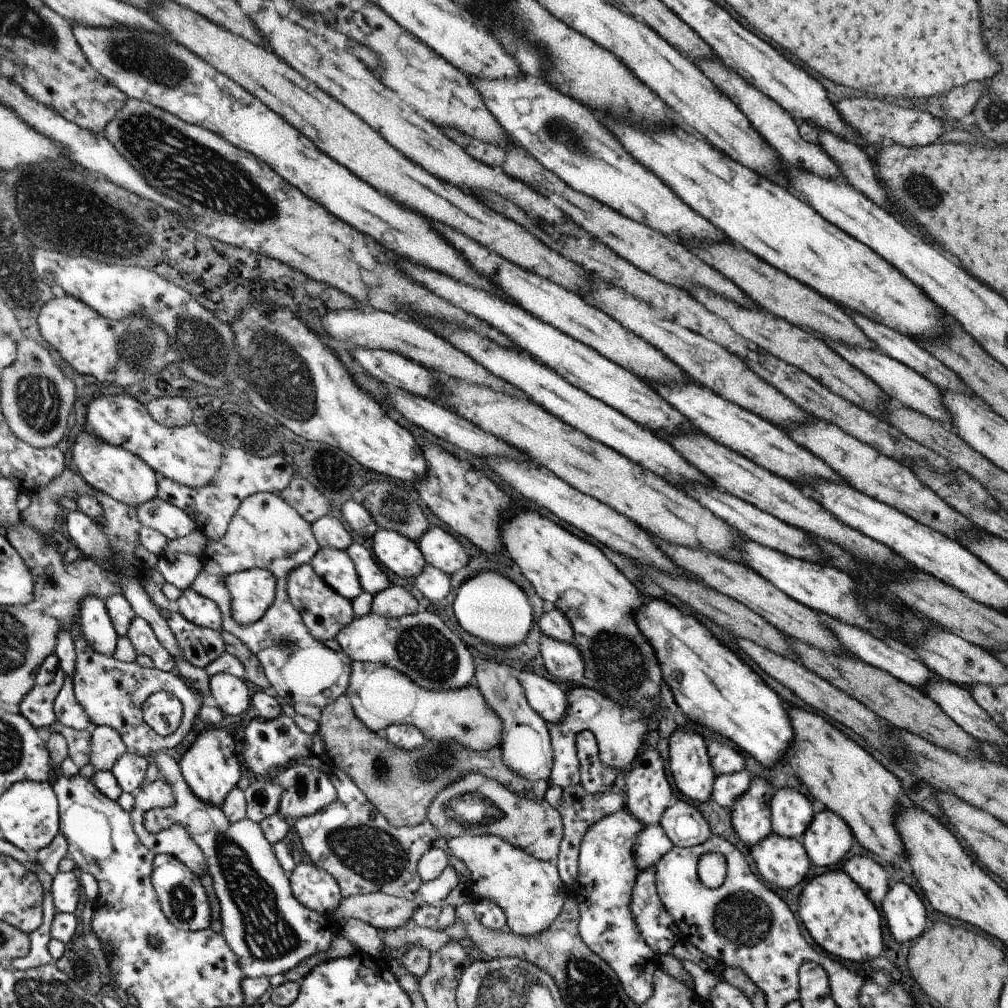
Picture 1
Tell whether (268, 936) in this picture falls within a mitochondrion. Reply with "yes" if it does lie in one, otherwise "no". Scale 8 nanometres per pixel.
yes

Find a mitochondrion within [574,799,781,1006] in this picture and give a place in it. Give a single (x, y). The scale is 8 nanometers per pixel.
(741, 918)

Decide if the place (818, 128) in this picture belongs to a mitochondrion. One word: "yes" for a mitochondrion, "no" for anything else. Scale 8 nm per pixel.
no

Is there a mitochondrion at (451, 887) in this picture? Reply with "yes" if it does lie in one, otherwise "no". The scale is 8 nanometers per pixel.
no

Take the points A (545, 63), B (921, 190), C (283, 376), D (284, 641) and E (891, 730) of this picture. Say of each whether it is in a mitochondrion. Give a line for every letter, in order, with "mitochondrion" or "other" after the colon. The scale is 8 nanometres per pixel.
A: other
B: mitochondrion
C: mitochondrion
D: mitochondrion
E: other

